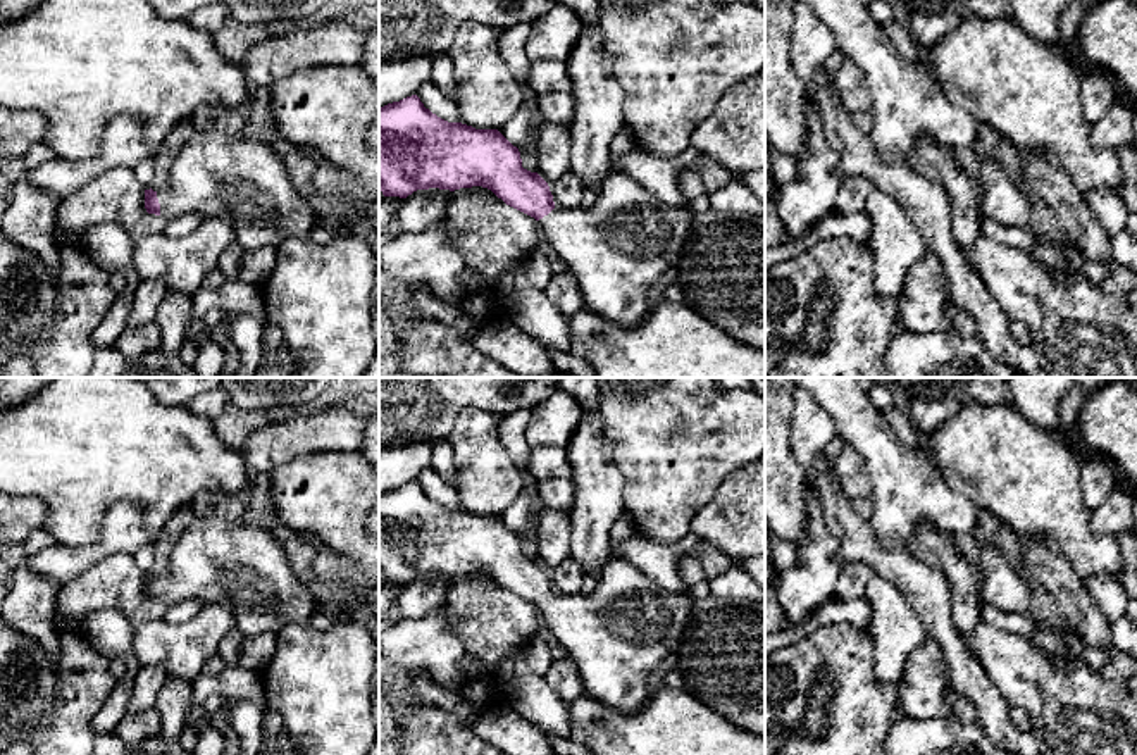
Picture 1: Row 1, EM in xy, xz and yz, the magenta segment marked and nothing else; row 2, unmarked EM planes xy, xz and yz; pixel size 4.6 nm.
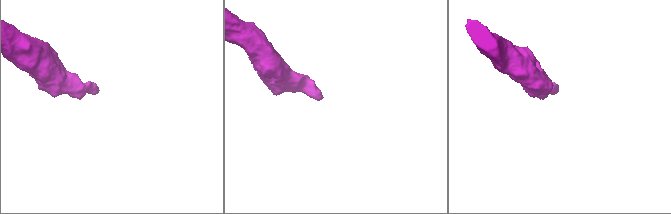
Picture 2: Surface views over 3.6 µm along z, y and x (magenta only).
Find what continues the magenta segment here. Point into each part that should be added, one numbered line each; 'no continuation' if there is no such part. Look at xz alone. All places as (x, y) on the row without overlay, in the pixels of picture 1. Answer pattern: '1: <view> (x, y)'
1: xz (617, 635)

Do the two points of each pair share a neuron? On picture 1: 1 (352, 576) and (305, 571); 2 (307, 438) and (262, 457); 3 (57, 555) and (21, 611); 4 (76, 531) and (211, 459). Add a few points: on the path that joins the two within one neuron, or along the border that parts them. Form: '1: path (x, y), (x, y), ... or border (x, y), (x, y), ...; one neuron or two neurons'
1: path (340, 588), (321, 588), (316, 583); one neuron
2: path (297, 438), (273, 447); one neuron
3: border (24, 562), (30, 569), (50, 578), (59, 586); two neurons
4: path (104, 495), (140, 459), (174, 459); one neuron

